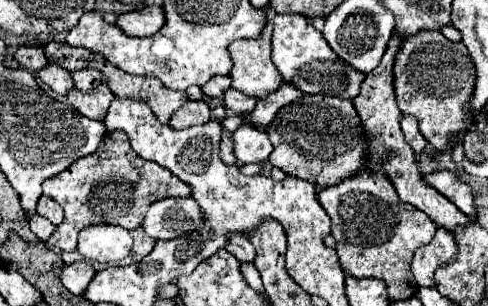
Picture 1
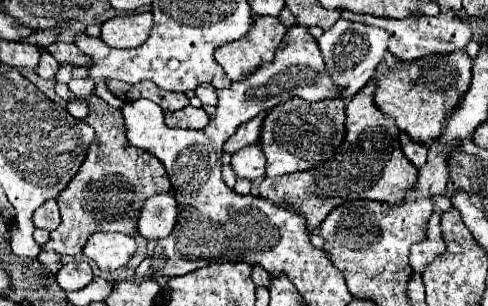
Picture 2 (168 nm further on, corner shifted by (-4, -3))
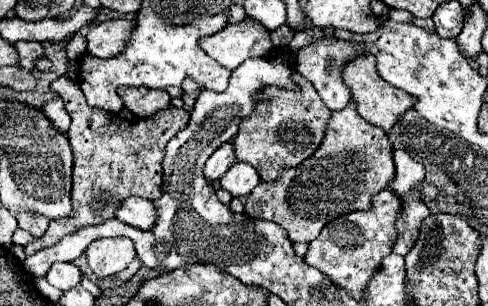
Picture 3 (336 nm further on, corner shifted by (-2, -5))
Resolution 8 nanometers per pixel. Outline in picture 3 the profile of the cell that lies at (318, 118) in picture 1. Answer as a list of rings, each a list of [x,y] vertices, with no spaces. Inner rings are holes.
[[[296,76],[294,80],[302,86],[302,92],[298,92],[298,94],[296,92],[286,92],[282,88],[264,88],[258,94],[260,98],[256,98],[254,114],[240,122],[240,132],[234,138],[234,148],[236,148],[238,162],[246,162],[246,164],[254,166],[264,182],[276,180],[278,174],[284,168],[296,168],[308,156],[312,156],[320,148],[320,144],[324,140],[324,128],[326,128],[326,124],[332,116],[332,110],[328,110],[328,106],[320,100],[320,96],[318,96],[318,92],[312,84],[308,84],[302,76]]]

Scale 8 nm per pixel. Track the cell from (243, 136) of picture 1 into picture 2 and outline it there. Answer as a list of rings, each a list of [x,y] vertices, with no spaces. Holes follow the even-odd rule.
[[[254,144],[254,146],[246,146],[246,150],[240,150],[238,154],[232,154],[230,166],[236,178],[254,182],[258,178],[264,178],[264,162],[266,158],[262,158],[262,150]]]

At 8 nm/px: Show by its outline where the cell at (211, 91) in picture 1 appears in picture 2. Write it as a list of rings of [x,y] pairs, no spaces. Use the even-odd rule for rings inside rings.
[[[202,84],[202,86],[198,86],[196,90],[194,90],[194,94],[200,98],[200,102],[204,104],[204,106],[214,106],[218,100],[216,100],[216,90],[214,90],[214,86],[212,84]]]

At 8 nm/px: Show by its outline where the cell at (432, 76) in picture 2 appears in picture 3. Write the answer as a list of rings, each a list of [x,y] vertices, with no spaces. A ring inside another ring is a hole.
[[[364,54],[356,60],[352,60],[350,64],[346,64],[344,70],[344,82],[350,86],[354,100],[358,104],[358,114],[368,120],[370,124],[382,128],[382,130],[392,130],[398,122],[398,118],[410,110],[412,104],[416,104],[416,100],[412,100],[412,96],[408,96],[408,92],[388,84],[386,80],[380,80],[380,74],[376,72],[376,58],[372,54]]]

